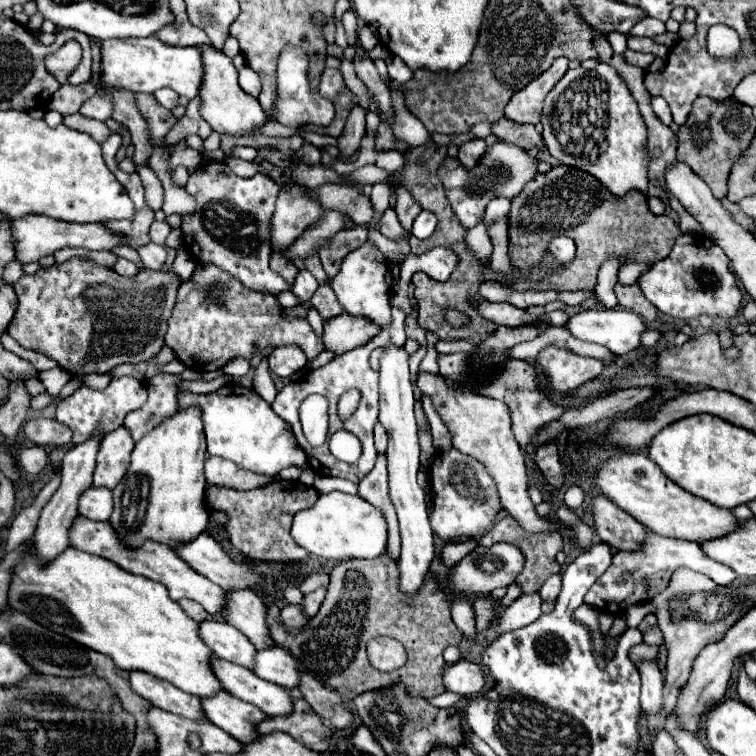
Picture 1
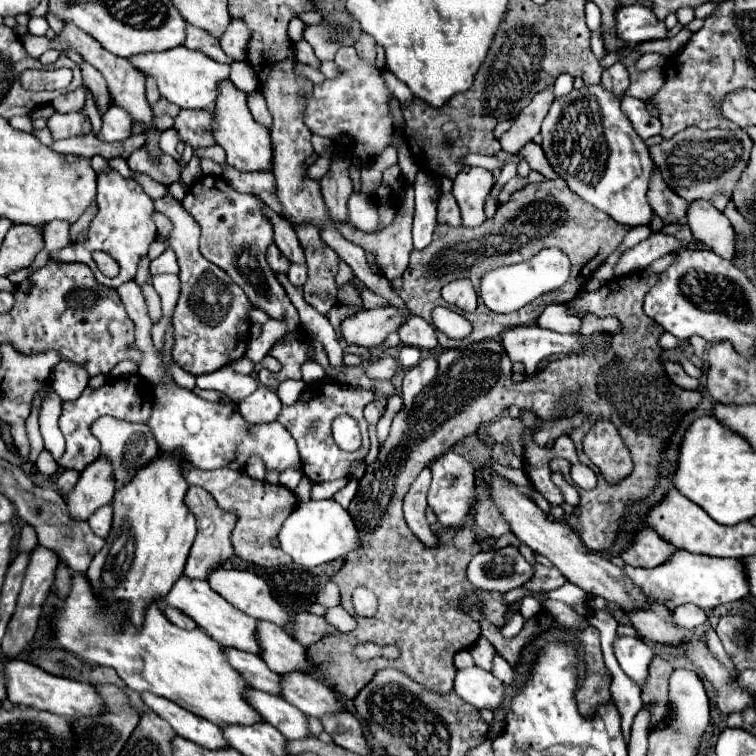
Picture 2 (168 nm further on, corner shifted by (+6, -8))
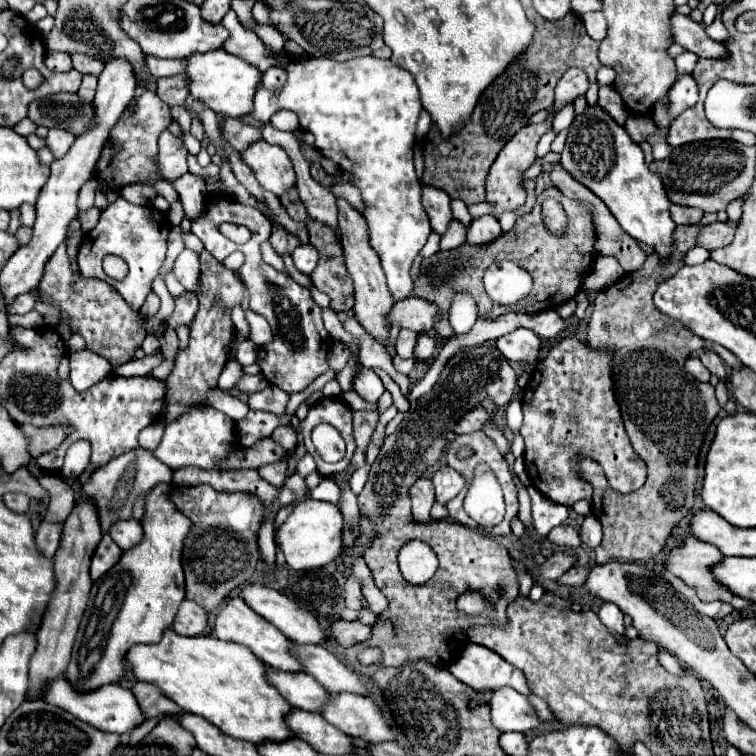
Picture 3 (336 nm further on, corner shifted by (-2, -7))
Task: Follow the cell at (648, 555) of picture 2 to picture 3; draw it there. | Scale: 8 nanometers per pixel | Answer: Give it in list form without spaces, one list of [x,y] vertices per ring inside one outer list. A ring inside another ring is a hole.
[[[685,537],[675,541],[669,551],[669,557],[663,561],[663,569],[683,579],[691,589],[697,591],[701,601],[733,601],[733,595],[725,591],[713,577],[709,575],[709,567],[723,559],[723,555],[709,543],[703,543],[695,537]]]

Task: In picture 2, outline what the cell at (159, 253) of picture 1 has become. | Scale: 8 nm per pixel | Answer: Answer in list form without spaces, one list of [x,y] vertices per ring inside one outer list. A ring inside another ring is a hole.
[[[167,248],[159,258],[151,262],[151,274],[163,274],[163,272],[177,274],[177,256],[171,248]]]

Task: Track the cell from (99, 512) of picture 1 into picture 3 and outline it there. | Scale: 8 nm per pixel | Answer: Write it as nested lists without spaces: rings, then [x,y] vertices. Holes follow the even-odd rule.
[[[119,519],[109,527],[109,535],[121,549],[129,549],[131,545],[137,545],[141,541],[141,525],[131,519]]]

